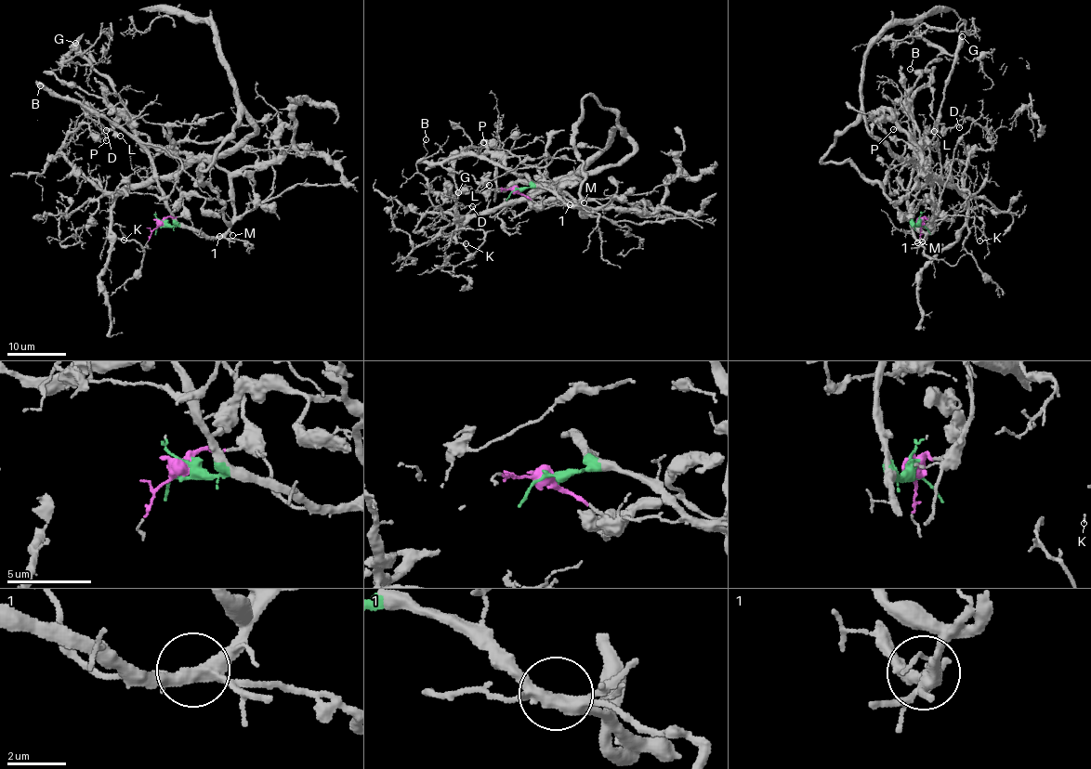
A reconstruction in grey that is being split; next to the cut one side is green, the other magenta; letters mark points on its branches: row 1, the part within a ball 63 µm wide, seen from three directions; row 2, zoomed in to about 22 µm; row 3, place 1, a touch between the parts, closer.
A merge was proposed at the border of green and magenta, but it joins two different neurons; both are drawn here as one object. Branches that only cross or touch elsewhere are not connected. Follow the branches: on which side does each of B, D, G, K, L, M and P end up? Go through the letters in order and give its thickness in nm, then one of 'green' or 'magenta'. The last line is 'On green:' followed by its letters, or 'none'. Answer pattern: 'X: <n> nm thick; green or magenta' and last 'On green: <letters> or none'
B: 100 nm thick; green
D: 100 nm thick; magenta
G: 650 nm thick; magenta
K: 110 nm thick; magenta
L: 440 nm thick; green
M: 100 nm thick; green
P: 100 nm thick; green
On green: B, L, M, P

